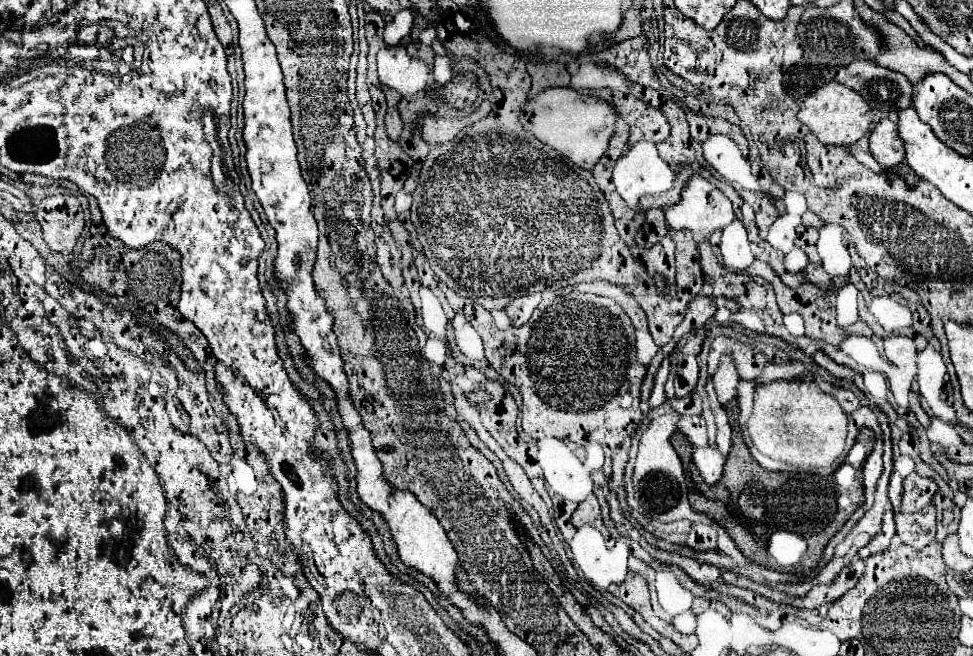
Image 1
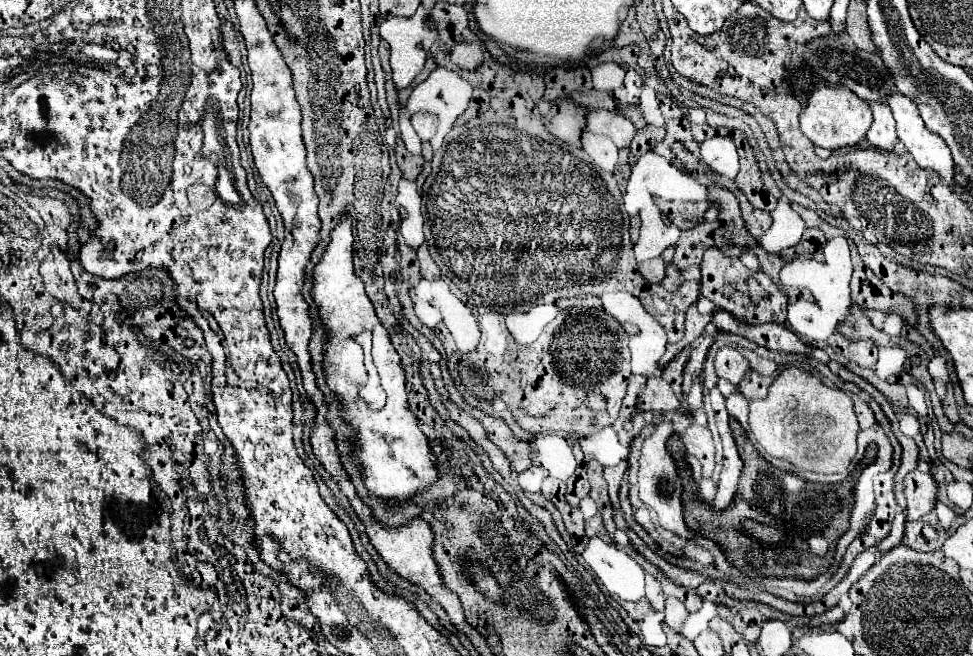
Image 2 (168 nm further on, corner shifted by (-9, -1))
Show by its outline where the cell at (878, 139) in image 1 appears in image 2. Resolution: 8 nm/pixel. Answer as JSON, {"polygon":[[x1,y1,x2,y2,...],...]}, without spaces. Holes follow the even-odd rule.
{"polygon":[[869,102,869,108,873,112,873,124,867,132,869,142,881,150,893,150,897,144,897,134,887,102]]}

